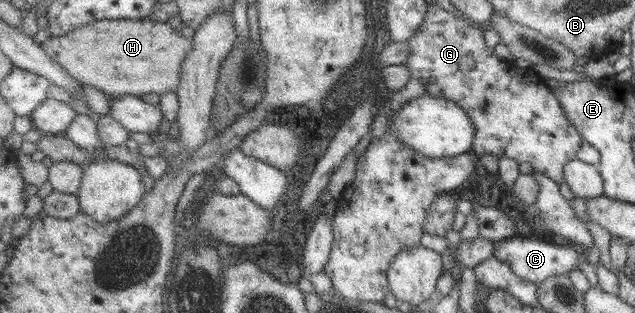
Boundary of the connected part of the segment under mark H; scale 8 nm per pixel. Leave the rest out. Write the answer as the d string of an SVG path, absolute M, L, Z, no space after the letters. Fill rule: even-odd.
M104 19L101 21L89 22L88 24L79 26L76 30L69 32L68 34L63 34L62 36L51 35L46 38L41 45L46 50L47 54L55 61L58 62L70 75L72 75L76 80L79 80L83 84L90 86L95 86L100 90L103 90L107 95L112 98L122 96L123 94L135 94L139 97L150 96L151 92L157 95L164 94L166 92L177 92L178 87L181 83L182 78L182 68L184 68L184 60L188 58L188 54L194 48L193 39L188 39L182 36L180 31L176 31L176 28L172 28L169 23L163 23L161 21L155 21L153 19Z

